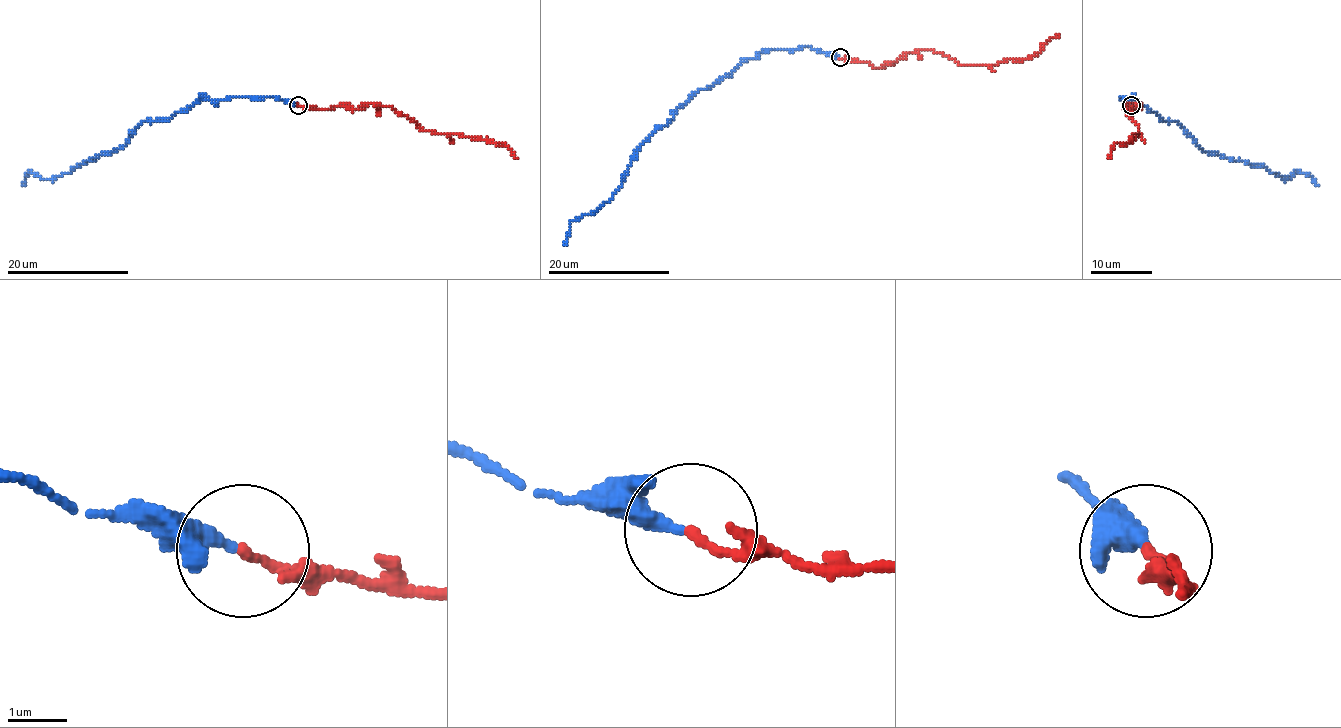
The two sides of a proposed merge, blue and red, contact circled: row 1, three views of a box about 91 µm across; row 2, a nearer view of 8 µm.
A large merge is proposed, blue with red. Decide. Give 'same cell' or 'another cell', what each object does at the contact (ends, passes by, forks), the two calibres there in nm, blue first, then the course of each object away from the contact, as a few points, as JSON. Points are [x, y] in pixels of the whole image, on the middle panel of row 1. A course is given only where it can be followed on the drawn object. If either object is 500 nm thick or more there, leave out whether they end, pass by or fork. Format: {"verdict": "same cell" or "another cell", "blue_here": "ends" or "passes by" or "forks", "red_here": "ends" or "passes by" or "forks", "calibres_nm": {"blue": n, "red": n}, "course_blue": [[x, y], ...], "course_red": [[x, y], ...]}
{"verdict": "same cell", "blue_here": "ends", "red_here": "ends", "calibres_nm": {"blue": 300, "red": 140}, "course_blue": [[839, 58], [809, 47], [761, 52], [699, 88], [636, 151], [612, 197], [571, 223], [564, 246]], "course_red": [[839, 58], [882, 67], [911, 52], [934, 50], [968, 65], [994, 65], [1032, 56], [1058, 33]]}

